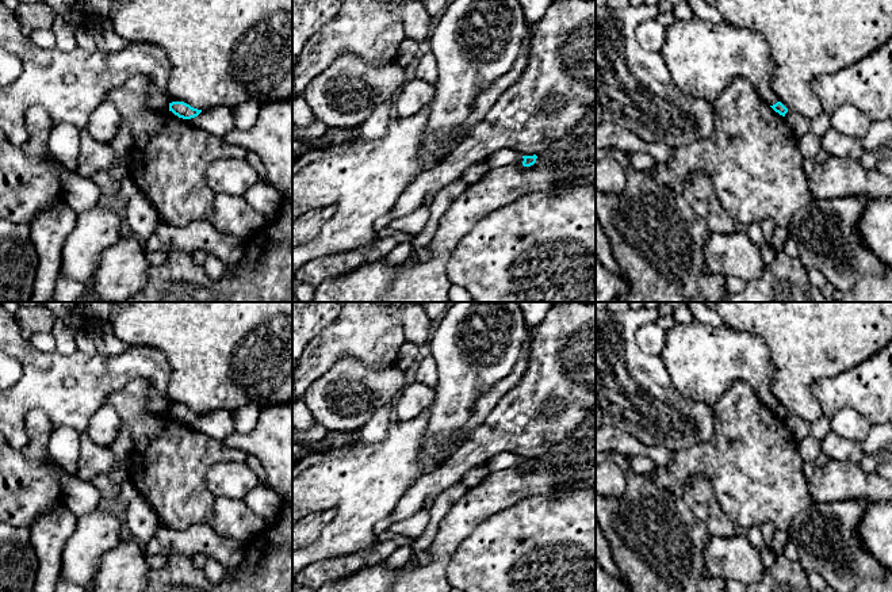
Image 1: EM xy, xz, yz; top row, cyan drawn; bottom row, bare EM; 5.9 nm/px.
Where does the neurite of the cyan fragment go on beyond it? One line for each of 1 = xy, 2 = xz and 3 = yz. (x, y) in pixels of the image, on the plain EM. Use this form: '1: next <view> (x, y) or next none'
1: next none
2: next none
3: next none

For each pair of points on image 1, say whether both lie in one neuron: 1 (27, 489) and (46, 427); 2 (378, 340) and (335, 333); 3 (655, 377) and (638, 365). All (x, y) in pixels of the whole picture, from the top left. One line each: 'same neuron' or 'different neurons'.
1: same neuron
2: same neuron
3: same neuron

